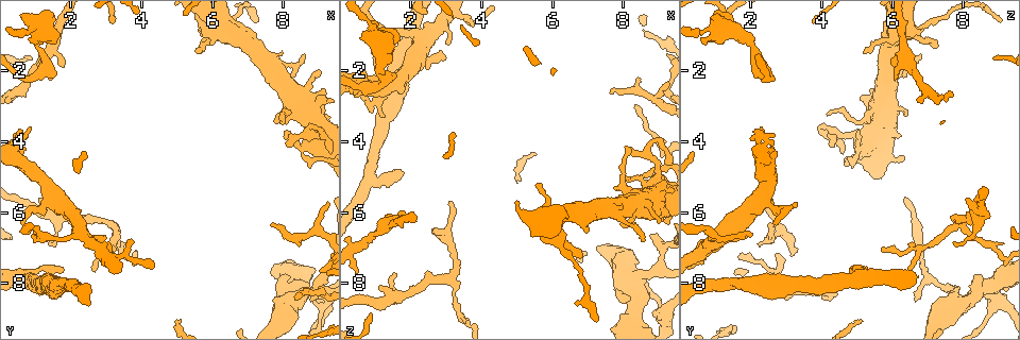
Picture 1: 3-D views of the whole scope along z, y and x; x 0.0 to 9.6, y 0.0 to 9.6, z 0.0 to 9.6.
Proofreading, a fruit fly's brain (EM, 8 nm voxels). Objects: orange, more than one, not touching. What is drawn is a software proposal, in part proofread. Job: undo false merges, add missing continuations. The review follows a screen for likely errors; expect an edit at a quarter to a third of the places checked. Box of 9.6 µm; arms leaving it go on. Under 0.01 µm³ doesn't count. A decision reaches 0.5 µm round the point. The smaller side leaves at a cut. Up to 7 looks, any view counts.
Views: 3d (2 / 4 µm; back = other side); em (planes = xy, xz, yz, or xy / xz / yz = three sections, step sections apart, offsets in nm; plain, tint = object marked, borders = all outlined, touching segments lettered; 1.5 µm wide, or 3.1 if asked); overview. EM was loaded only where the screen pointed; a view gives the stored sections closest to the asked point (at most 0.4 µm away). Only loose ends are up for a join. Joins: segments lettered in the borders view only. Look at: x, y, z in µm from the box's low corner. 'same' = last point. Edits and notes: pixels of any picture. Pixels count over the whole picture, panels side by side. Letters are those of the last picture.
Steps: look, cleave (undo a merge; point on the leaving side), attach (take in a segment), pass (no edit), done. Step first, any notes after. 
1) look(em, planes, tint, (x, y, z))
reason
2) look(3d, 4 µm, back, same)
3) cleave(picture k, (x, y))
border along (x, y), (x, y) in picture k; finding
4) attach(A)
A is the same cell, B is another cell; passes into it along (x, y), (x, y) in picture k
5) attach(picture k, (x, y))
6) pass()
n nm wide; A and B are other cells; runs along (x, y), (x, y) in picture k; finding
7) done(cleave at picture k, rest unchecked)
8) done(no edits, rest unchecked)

look(em, planes, borders, (0.95, 1.20, 0.70))
an open end

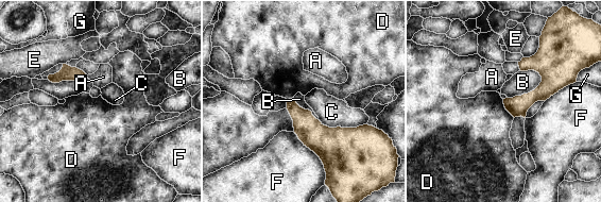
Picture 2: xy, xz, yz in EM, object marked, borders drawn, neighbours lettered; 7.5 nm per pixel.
pass()
A, B, C, D, E, F and G are other cells; none of them fits

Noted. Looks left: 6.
look(3d, 4 µm, (0.85, 3.55, 2.25))
free end

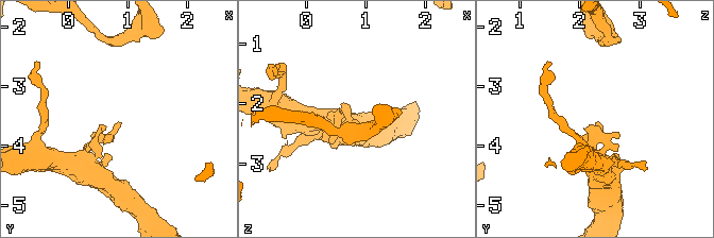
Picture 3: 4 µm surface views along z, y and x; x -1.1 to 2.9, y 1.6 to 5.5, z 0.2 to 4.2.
look(em, xz, step 8, borders, (0.85, 3.60, 2.30))

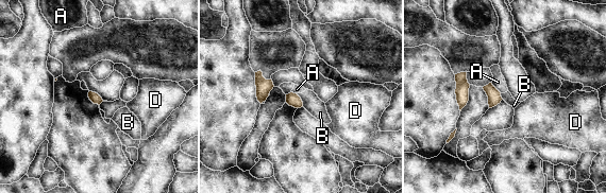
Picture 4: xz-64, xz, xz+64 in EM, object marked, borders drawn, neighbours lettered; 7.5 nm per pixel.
pass()
A, B and D are other cells; border along (296, 93), (303, 106) in picture 4; none of them fits

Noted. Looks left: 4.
look(3d, 2 µm, (1.70, 7.70, 4.90))
an open end

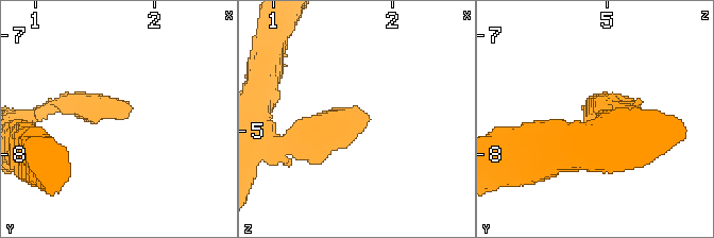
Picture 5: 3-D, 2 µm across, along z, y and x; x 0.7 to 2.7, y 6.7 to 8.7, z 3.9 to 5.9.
look(em, planes, tint, (1.74, 7.70, 4.90))

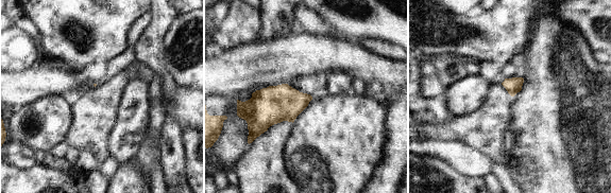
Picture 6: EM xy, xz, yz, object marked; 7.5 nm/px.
look(em, planes, borders, same)
what lies round it

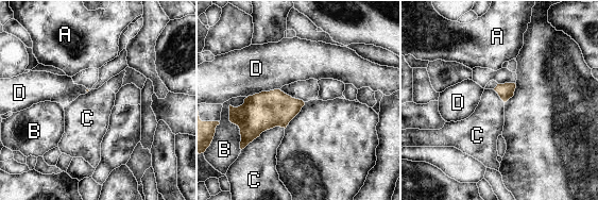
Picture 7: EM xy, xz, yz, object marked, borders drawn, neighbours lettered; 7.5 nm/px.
pass()
A, B, C and D are other cells; border along (285, 128), (265, 130), (241, 150) in picture 7; no lettered segment goes on from it

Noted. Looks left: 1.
done(no edits, rest unchecked)

